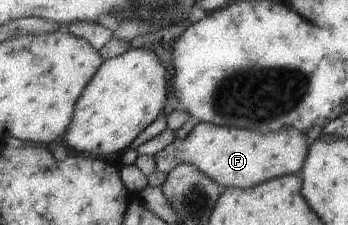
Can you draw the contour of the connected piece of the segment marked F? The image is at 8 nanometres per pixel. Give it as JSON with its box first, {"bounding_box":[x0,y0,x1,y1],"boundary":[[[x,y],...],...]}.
{"bounding_box":[154,122,309,189],"boundary":[[[199,122],[189,136],[177,137],[154,157],[159,172],[169,174],[177,165],[191,163],[223,188],[248,189],[271,179],[300,175],[309,149],[307,139],[305,133],[291,127],[275,133],[260,133]]]}

